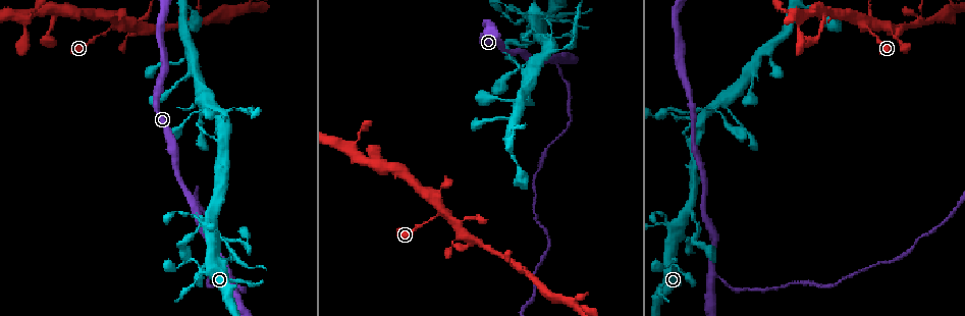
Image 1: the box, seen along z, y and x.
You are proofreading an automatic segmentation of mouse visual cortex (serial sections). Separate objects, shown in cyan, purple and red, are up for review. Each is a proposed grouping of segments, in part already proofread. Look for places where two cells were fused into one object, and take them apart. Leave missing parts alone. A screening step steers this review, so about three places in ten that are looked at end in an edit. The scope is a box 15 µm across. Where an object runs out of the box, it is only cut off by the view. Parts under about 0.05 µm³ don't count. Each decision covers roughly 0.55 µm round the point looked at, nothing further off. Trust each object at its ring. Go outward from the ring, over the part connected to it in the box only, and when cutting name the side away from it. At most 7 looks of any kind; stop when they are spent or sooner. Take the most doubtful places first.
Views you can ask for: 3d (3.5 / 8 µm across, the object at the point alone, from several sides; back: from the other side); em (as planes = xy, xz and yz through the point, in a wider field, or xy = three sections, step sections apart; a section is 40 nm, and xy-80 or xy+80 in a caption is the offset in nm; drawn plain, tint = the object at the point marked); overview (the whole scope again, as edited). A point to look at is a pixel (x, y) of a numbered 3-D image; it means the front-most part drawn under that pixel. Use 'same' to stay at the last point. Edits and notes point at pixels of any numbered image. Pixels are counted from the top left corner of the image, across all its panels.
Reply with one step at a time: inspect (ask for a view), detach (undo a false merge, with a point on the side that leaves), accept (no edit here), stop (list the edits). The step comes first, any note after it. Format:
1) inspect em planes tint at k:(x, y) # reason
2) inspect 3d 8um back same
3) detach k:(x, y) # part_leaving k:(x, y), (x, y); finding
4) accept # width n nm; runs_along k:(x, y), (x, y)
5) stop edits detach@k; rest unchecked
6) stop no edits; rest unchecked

inspect 3d 3.5um at 1:(553, 61) # thick turns thin

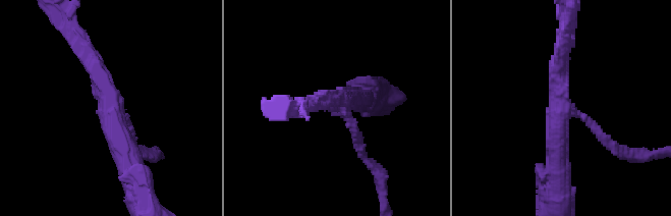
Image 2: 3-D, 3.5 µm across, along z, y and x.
inspect em planes tint at 2:(564, 114) # shape alone is not enough

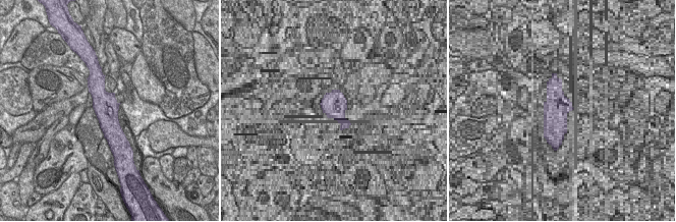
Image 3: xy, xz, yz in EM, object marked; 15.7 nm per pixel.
accept # arm_widths 150, 250, 350 nm; runs_along 2:(560, 53), (557, 107), (583, 116), (612, 147); continuous, no second cell

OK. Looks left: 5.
inspect 3d 3.5um at 1:(211, 234) # four or more arms meet

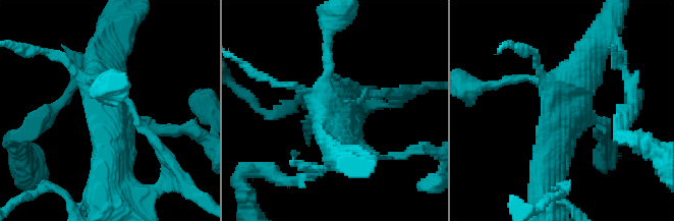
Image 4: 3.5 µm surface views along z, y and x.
inspect em xy step 5 plain at 4:(338, 111)

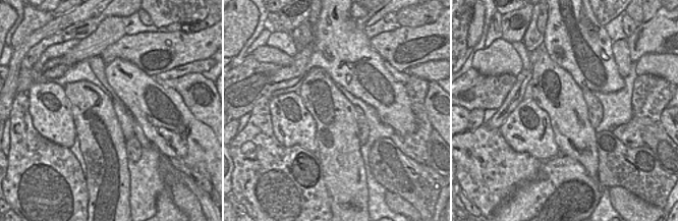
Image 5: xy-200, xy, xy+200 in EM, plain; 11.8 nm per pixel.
inspect em xy step 5 tint same # where the object lies

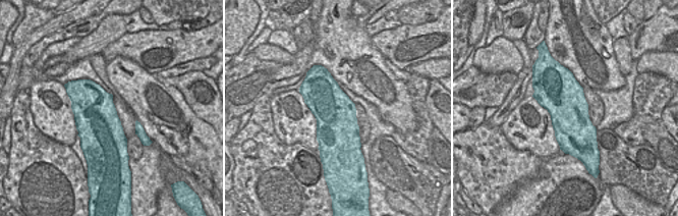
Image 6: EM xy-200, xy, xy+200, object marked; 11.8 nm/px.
detach 4:(408, 89) # part_leaving 4:(388, 104), (432, 86); two cells meet here

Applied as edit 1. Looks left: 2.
stop edits detach@4; rest unchecked

